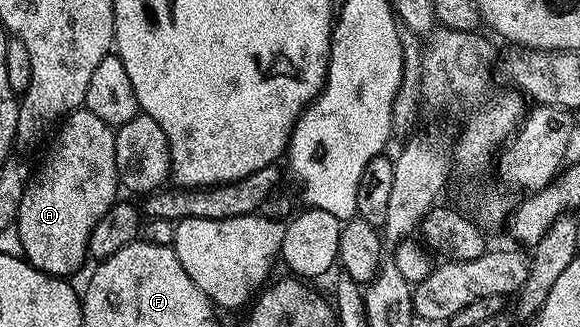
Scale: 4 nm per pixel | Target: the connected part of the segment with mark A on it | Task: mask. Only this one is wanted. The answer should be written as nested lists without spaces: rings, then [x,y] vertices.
[[[83,106],[65,117],[58,130],[54,149],[47,154],[46,161],[38,168],[38,173],[35,176],[31,175],[26,181],[26,189],[20,198],[16,227],[20,238],[20,252],[26,263],[49,276],[69,278],[80,265],[87,263],[92,230],[96,222],[104,218],[104,214],[108,214],[108,210],[119,199],[120,185],[116,174],[116,142],[113,127],[105,124],[96,114]]]

